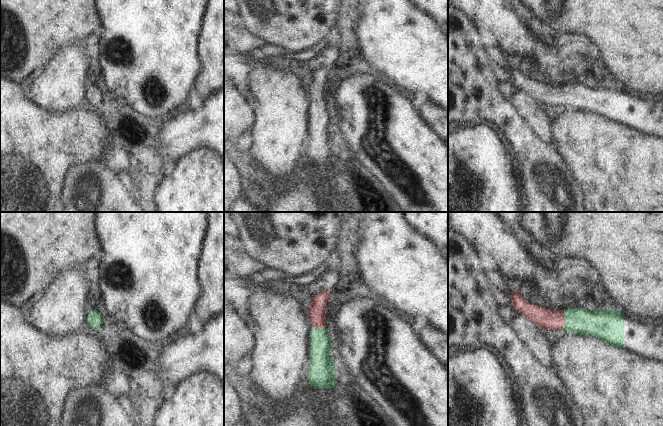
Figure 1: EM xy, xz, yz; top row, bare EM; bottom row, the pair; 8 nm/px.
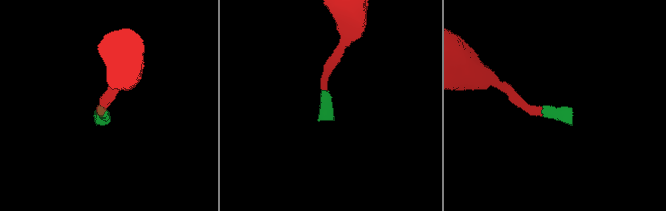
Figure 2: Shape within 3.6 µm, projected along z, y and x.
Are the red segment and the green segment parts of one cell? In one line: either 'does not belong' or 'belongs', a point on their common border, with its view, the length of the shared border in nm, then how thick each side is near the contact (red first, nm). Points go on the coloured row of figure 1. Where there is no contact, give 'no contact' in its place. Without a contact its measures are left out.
belongs | yz (563, 320) | 160 nm | 160/200 nm

